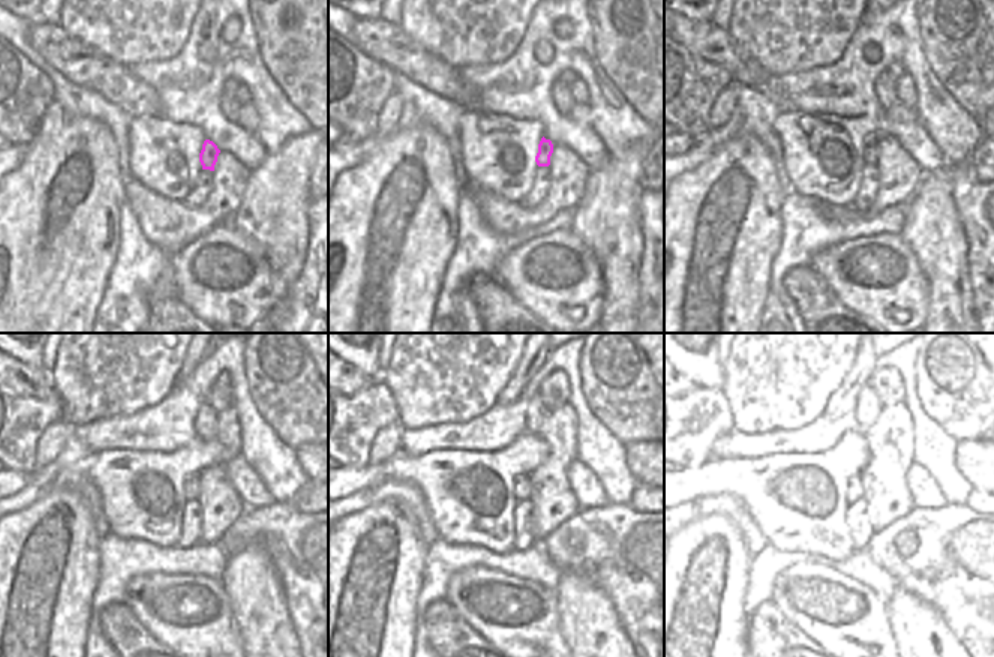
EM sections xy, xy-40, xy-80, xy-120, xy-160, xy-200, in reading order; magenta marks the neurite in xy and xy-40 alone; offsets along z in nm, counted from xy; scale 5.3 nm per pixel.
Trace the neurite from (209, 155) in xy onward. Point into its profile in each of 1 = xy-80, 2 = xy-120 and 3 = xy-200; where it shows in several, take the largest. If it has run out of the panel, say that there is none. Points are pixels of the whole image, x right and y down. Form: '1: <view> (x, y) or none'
1: xy-80 (870, 150)
2: xy-120 (192, 482)
3: xy-200 (853, 492)

